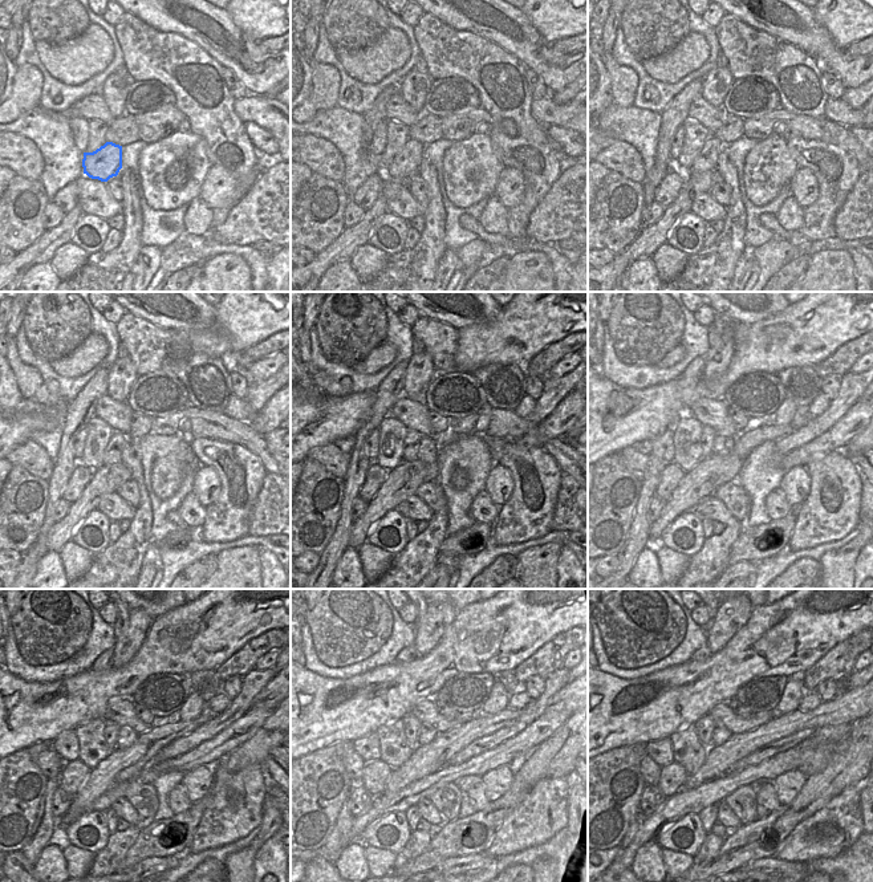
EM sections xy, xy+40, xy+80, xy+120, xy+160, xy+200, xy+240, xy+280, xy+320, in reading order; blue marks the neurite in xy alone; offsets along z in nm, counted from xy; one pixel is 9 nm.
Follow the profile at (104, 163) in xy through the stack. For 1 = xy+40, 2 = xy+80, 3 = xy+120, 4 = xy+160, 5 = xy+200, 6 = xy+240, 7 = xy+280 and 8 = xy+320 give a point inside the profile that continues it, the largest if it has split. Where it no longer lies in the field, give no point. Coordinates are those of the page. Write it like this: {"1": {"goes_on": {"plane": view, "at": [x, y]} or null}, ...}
{"1": {"goes_on": {"plane": "xy+40", "at": [406, 163]}}, "2": {"goes_on": {"plane": "xy+80", "at": [707, 158]}}, "3": {"goes_on": {"plane": "xy+120", "at": [113, 452]}}, "4": {"goes_on": {"plane": "xy+160", "at": [411, 440]}}, "5": {"goes_on": {"plane": "xy+200", "at": [707, 437]}}, "6": {"goes_on": {"plane": "xy+240", "at": [112, 730]}}, "7": {"goes_on": {"plane": "xy+280", "at": [410, 724]}}, "8": {"goes_on": {"plane": "xy+320", "at": [705, 726]}}}

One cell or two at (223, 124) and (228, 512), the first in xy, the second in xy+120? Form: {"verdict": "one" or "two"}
{"verdict": "one"}

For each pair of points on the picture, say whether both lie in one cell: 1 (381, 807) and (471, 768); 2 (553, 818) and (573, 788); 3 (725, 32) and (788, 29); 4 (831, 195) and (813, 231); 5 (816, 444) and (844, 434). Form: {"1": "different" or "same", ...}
{"1": "same", "2": "different", "3": "different", "4": "same", "5": "same"}

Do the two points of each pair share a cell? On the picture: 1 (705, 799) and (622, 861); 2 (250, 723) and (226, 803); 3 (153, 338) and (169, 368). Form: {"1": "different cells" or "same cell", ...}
{"1": "same cell", "2": "different cells", "3": "same cell"}

